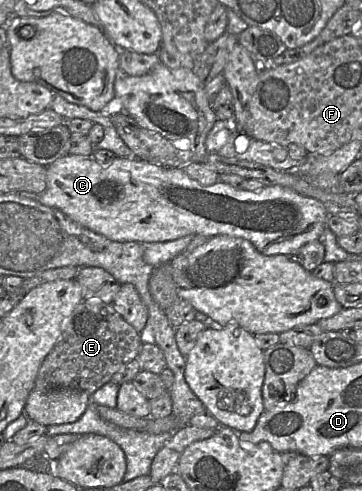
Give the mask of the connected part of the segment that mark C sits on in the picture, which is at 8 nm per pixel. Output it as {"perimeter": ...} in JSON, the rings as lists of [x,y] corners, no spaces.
{"perimeter":[[[67,154],[46,166],[46,189],[34,197],[41,204],[61,211],[77,224],[113,241],[149,244],[186,235],[208,238],[224,235],[246,239],[264,255],[289,256],[304,244],[319,240],[329,217],[319,200],[280,185],[251,192],[236,189],[219,179],[215,184],[205,186],[188,176],[182,168],[163,167],[138,158],[115,157],[109,164],[100,164],[92,156]]]}

